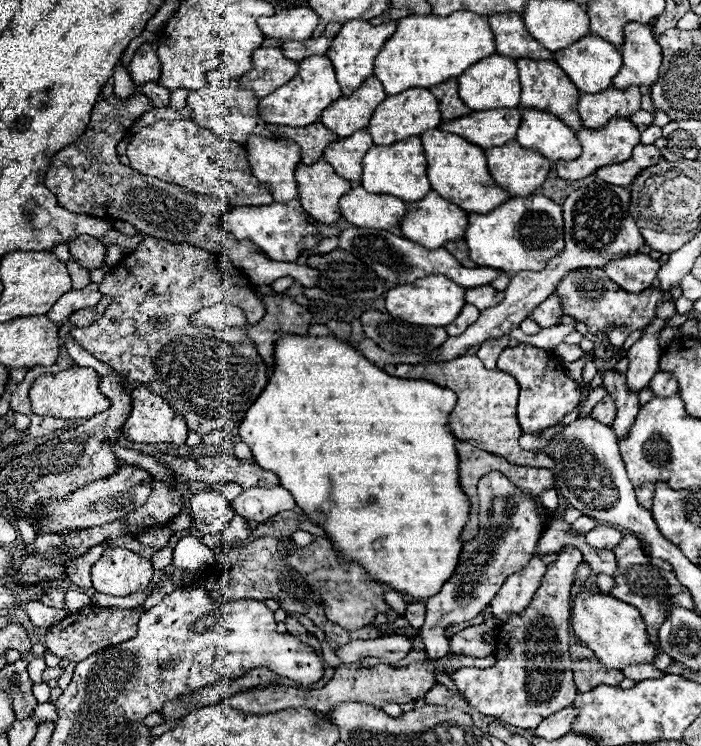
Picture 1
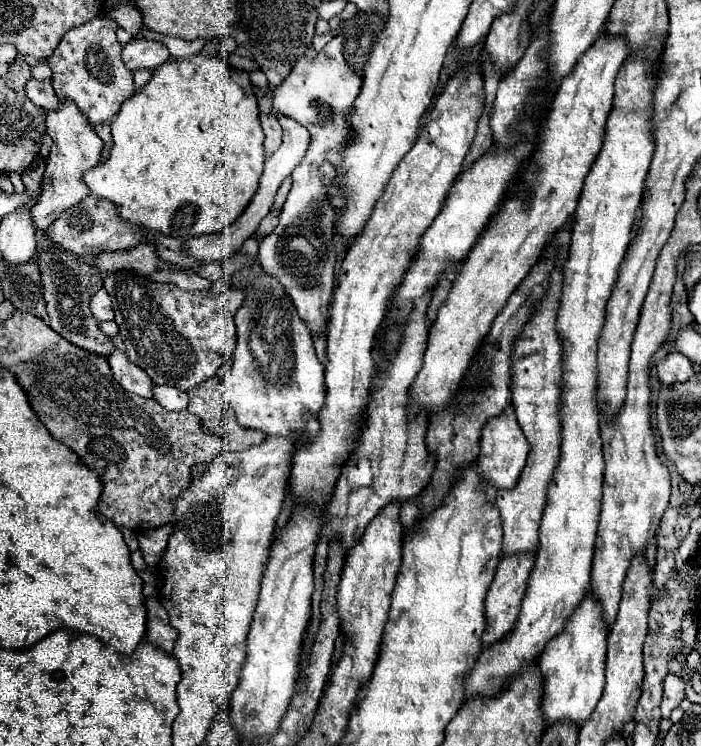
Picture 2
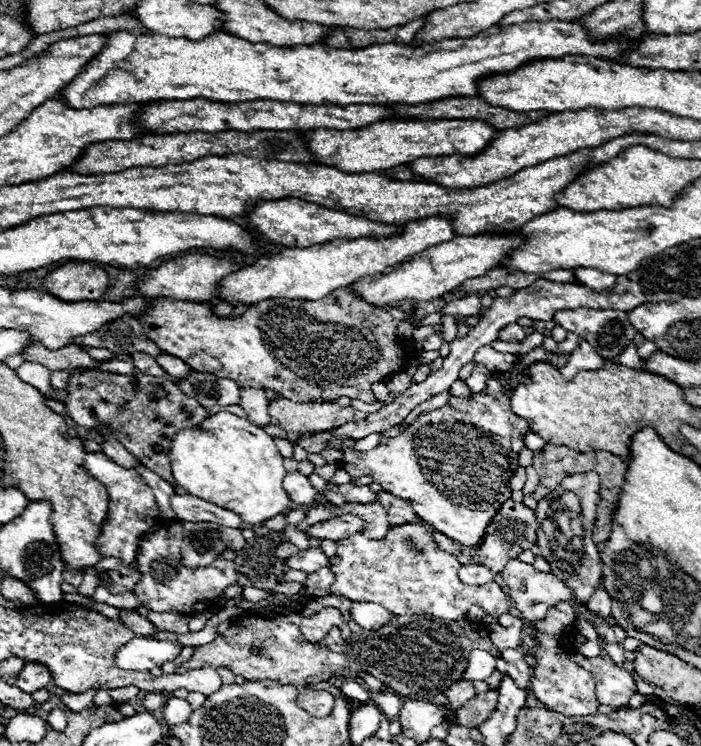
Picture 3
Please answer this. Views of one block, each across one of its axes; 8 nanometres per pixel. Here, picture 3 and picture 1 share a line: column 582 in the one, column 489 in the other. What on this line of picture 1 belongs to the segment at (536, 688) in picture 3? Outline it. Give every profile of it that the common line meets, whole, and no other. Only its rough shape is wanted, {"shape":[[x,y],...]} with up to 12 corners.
{"shape":[[548,566],[502,624],[496,666],[450,678],[484,716],[534,730],[572,706],[570,588]]}

